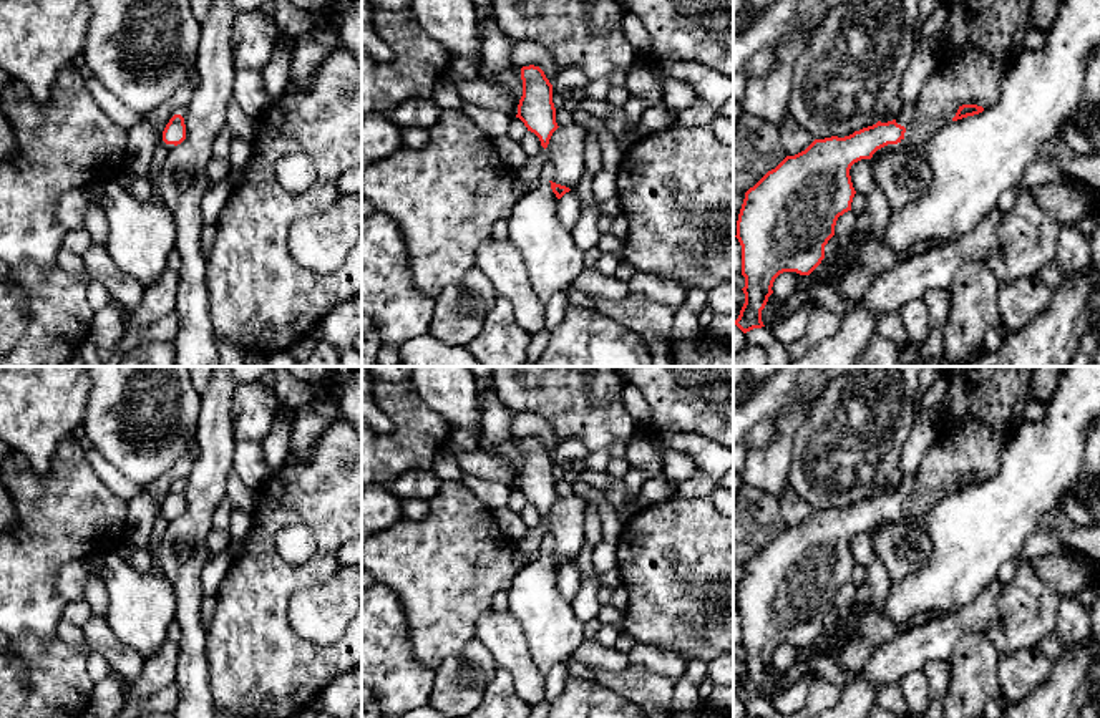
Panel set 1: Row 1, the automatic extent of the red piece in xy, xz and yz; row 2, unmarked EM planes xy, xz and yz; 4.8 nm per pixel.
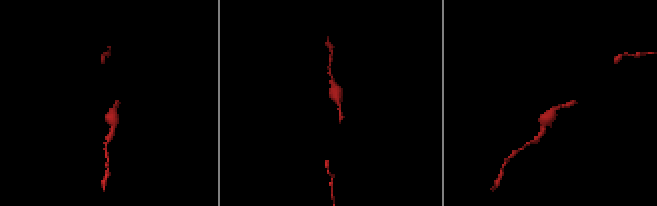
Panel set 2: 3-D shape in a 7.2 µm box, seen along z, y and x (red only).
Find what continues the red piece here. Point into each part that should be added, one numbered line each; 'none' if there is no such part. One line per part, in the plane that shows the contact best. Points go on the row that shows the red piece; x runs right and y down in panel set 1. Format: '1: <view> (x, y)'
1: yz (905, 146)

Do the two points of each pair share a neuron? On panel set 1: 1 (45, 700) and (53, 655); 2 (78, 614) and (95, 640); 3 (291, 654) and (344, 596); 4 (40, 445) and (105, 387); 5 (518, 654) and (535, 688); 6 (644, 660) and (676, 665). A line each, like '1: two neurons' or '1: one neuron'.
1: one neuron
2: two neurons
3: two neurons
4: two neurons
5: one neuron
6: one neuron

